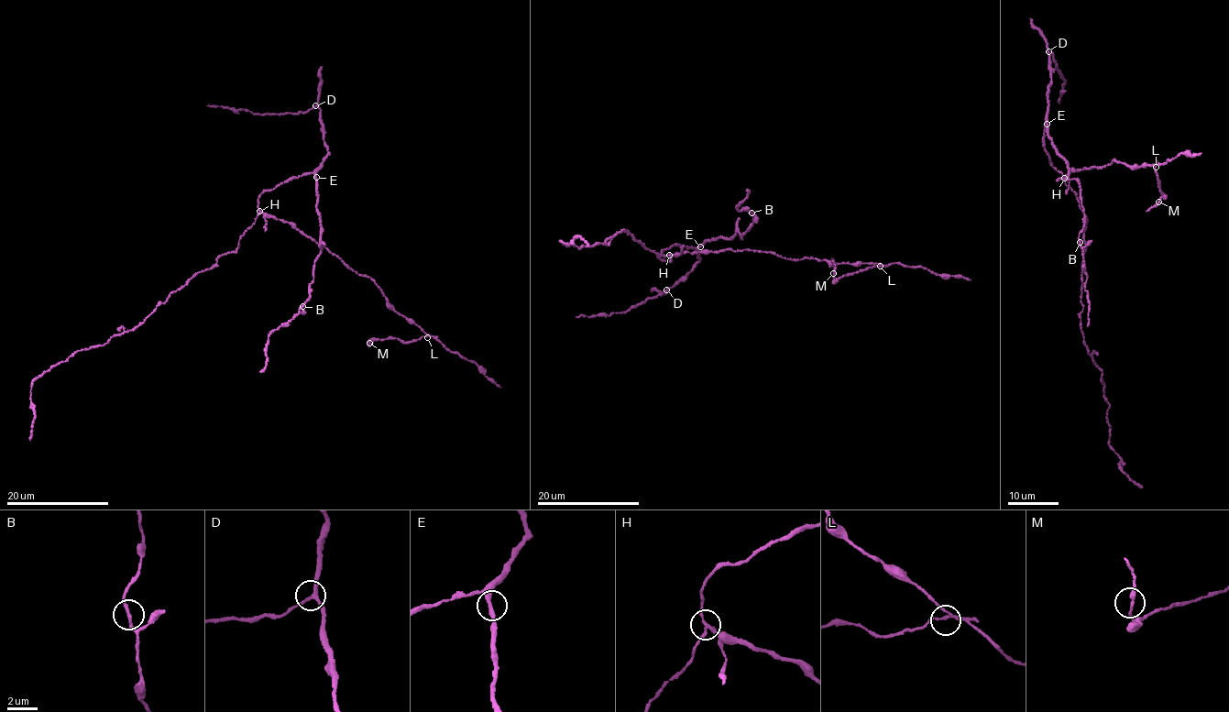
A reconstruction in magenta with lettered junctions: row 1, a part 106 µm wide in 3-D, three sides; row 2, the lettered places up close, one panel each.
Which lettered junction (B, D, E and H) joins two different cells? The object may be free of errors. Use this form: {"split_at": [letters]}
{"split_at": ["H"]}

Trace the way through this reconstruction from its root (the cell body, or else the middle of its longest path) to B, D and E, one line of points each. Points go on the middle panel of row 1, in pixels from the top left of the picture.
B: (669, 261), (671, 255), (661, 252), (674, 245), (700, 246), (738, 232), (742, 237), (754, 222), (751, 213)
D: (669, 261), (671, 255), (666, 256), (662, 251), (681, 245), (695, 248), (699, 261), (685, 279), (666, 290)
E: (669, 261), (671, 255), (661, 252), (674, 245), (700, 246)

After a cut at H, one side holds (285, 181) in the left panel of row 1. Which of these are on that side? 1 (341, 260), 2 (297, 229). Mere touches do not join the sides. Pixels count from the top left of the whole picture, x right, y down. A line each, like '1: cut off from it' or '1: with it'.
1: cut off from it
2: cut off from it

